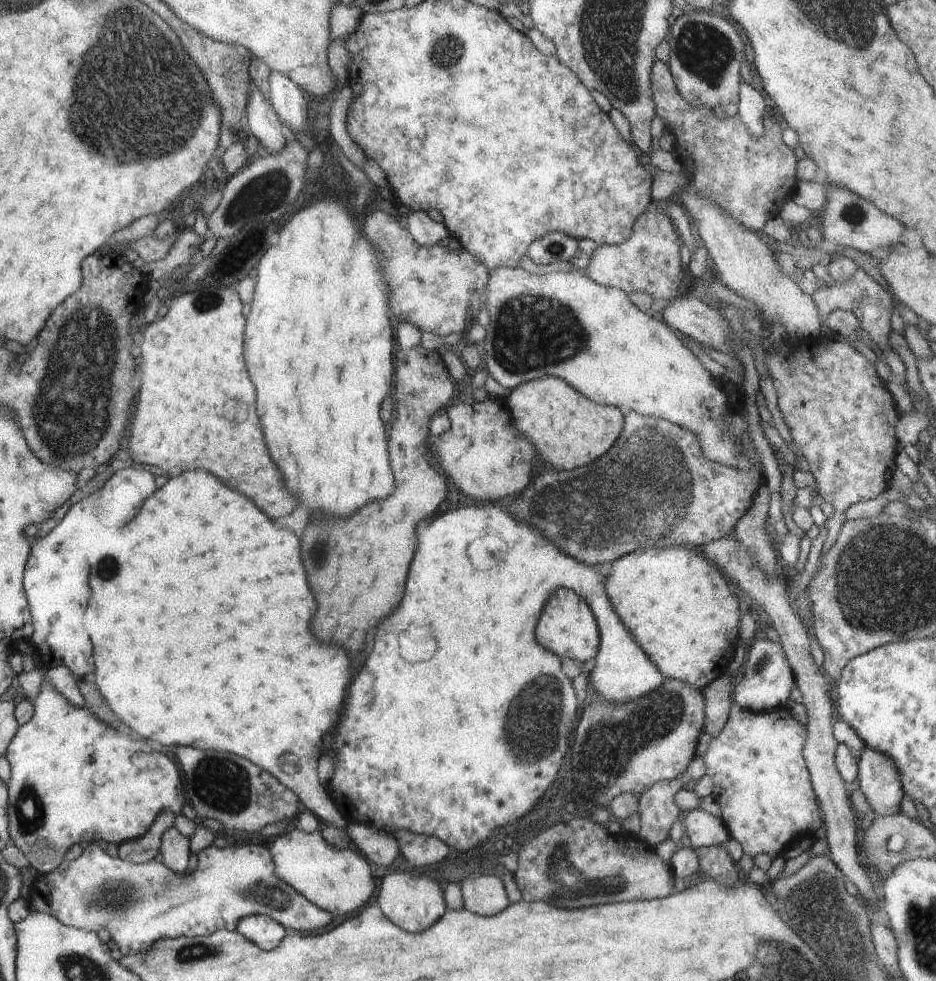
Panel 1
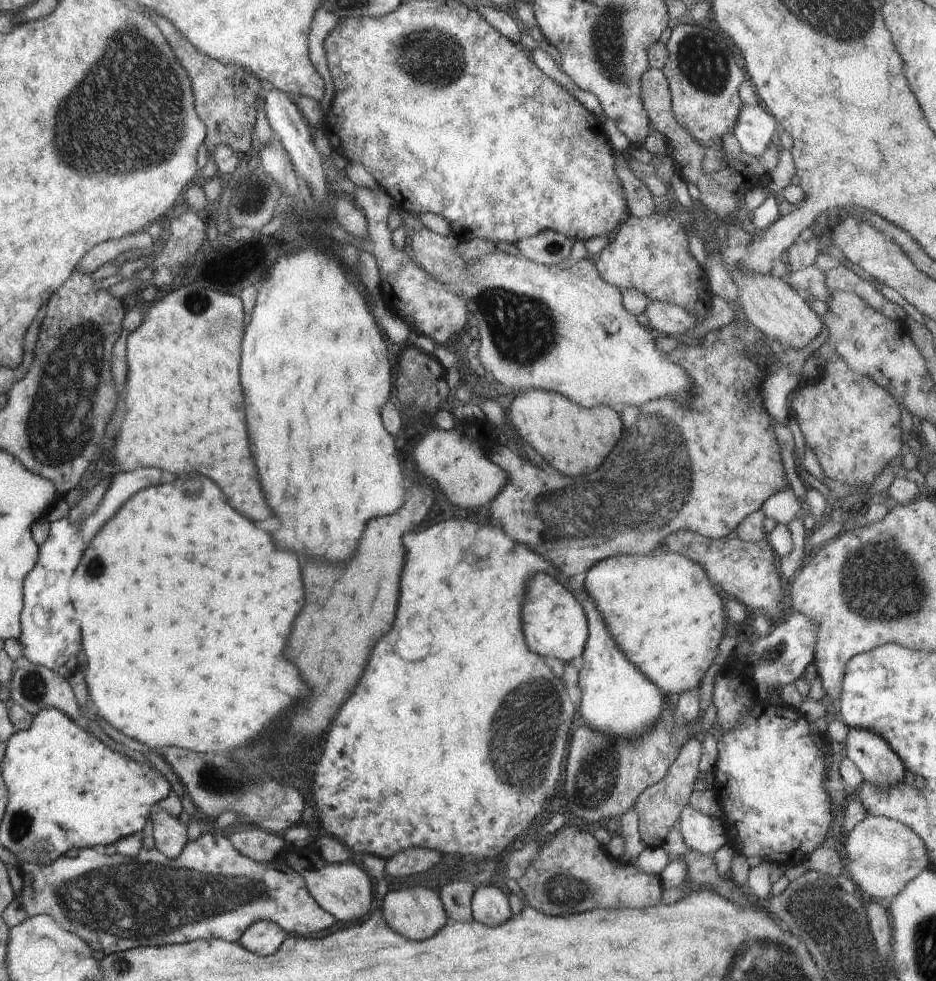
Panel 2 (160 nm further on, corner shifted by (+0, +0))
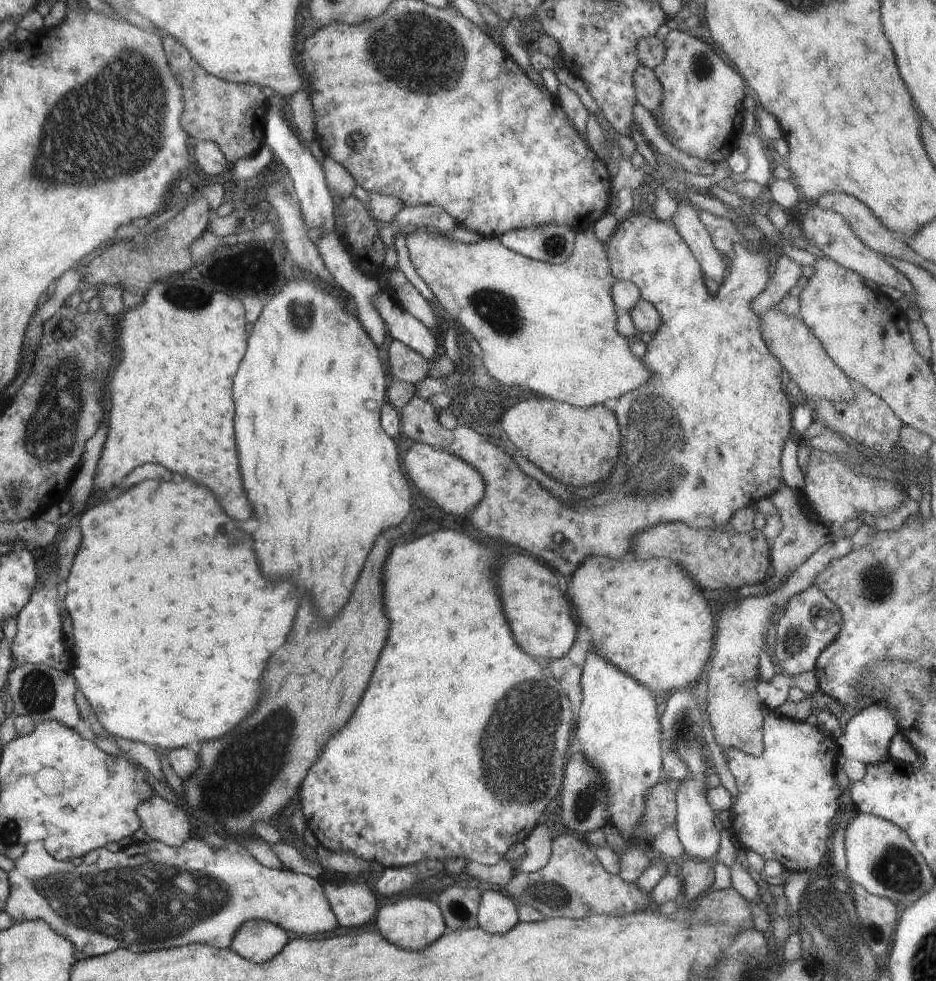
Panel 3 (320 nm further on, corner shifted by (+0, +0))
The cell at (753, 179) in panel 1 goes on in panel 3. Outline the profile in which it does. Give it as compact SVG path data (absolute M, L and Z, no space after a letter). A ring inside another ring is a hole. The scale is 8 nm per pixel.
M644 65L638 66L633 74L635 97L646 110L649 110L659 124L657 110L660 106L662 87L654 71Z

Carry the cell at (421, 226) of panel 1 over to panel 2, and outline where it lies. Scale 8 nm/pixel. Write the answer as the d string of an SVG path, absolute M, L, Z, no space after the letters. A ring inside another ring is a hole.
M424 227L419 232L409 232L407 247L410 257L428 273L428 276L444 285L450 292L465 298L468 312L478 320L476 345L479 349L480 362L488 372L489 377L496 380L496 382L501 382L508 388L519 390L520 393L524 393L528 389L538 388L552 390L552 392L562 394L568 400L572 400L572 402L576 402L578 406L584 406L584 408L592 408L592 406L600 406L600 404L604 404L604 406L622 404L622 406L632 405L637 407L658 397L674 397L683 404L683 407L686 407L685 402L690 398L691 394L692 379L681 366L669 361L666 354L655 345L654 332L649 328L642 327L636 317L623 307L622 290L608 284L598 274L596 267L593 265L592 256L581 259L569 268L564 269L558 265L541 265L524 257L521 258L520 254L508 248L485 254L475 261L463 261L463 258L456 250L459 243L458 237L454 236L454 234L443 237Z

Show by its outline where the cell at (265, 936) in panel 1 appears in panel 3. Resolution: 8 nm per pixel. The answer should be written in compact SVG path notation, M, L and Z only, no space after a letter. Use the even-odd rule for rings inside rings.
M249 920L236 929L229 948L246 960L262 964L280 954L289 938L288 931L273 922Z

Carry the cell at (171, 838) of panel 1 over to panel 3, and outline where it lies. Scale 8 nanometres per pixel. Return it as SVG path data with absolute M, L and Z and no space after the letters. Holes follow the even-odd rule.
M157 792L141 802L135 812L140 817L141 827L155 841L177 847L192 838L194 827L185 808L160 797Z

